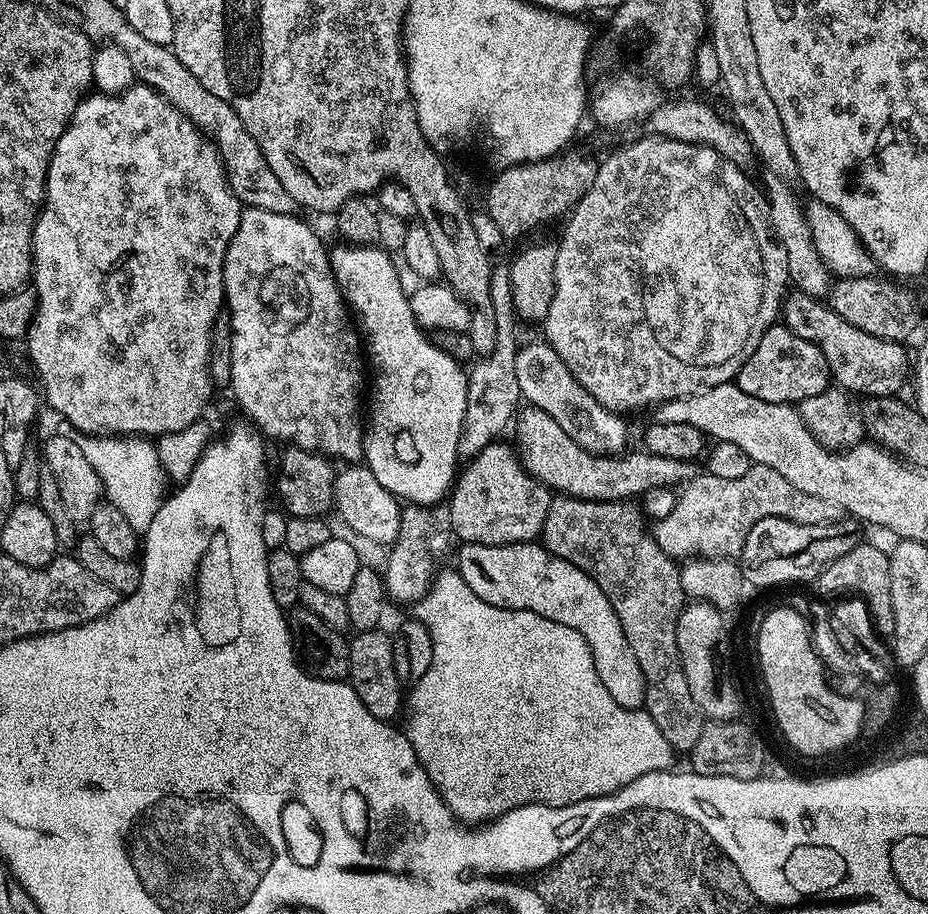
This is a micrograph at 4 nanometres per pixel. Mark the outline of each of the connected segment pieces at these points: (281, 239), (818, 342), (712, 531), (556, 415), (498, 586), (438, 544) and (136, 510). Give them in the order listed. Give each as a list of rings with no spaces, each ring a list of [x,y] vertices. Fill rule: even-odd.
[[[251,206],[245,207],[241,211],[238,230],[226,250],[226,258],[224,259],[224,302],[227,312],[230,314],[230,326],[232,327],[232,341],[230,342],[232,383],[230,392],[239,411],[244,411],[249,416],[247,419],[265,437],[271,438],[273,436],[276,440],[288,440],[284,442],[302,448],[306,452],[321,453],[336,462],[339,460],[344,460],[340,462],[360,462],[364,458],[365,430],[365,425],[362,423],[362,412],[360,416],[360,383],[363,380],[365,383],[366,380],[366,364],[362,359],[362,340],[350,319],[350,312],[344,303],[344,296],[340,293],[340,287],[336,285],[329,251],[326,248],[324,250],[324,244],[316,237],[315,230],[306,221],[300,219],[299,215],[270,214],[270,210]]]
[[[795,290],[787,293],[782,305],[782,322],[798,338],[806,338],[822,354],[828,363],[831,379],[851,394],[861,392],[861,397],[896,396],[903,386],[904,379],[910,376],[910,356],[904,353],[905,345],[895,340],[883,340],[842,322],[838,314],[829,308],[823,299],[808,296]]]
[[[753,464],[742,478],[714,478],[700,474],[695,480],[689,480],[679,489],[674,510],[666,514],[666,518],[655,521],[654,535],[658,546],[673,558],[736,558],[754,522],[771,516],[818,526],[839,521],[842,513],[823,498],[814,498],[814,494],[805,494],[798,490],[798,486],[786,482],[778,470]]]
[[[546,342],[524,344],[517,350],[515,373],[518,374],[518,385],[523,399],[531,407],[541,408],[578,446],[595,456],[614,456],[623,453],[629,447],[628,424],[619,412],[603,408],[588,391],[572,376],[558,354]]]
[[[540,542],[526,544],[470,544],[465,543],[464,556],[454,564],[455,571],[490,606],[510,610],[530,610],[550,618],[550,622],[562,622],[586,638],[594,658],[594,670],[598,670],[598,682],[606,686],[610,698],[623,708],[643,709],[646,698],[646,678],[626,634],[622,634],[622,622],[610,606],[610,598],[598,590],[598,582],[590,578],[578,566],[558,558]]]
[[[405,505],[400,511],[398,538],[389,549],[386,570],[383,569],[385,590],[391,601],[415,604],[429,591],[441,562],[453,540],[452,511],[449,505]]]
[[[85,435],[79,437],[78,443],[82,454],[86,454],[86,462],[90,462],[98,474],[107,503],[122,510],[122,518],[134,526],[137,534],[147,532],[150,522],[154,522],[154,514],[158,514],[166,499],[166,477],[155,443],[151,439],[134,436]]]

